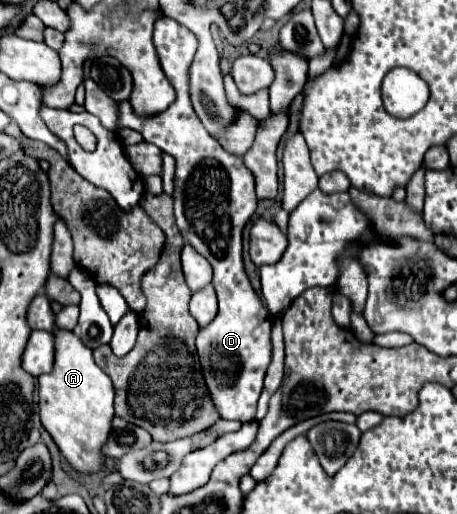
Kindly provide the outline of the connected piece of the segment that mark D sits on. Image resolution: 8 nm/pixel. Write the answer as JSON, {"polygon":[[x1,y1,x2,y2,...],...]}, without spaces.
{"polygon":[[159,17,153,31,153,45,161,69,173,85,177,99,165,113,153,119,135,117,129,101,121,103,121,127,139,131,149,143,157,145,177,161,175,173,175,219,183,239,195,247,213,267,213,287,219,299,217,317,197,335,197,351,203,365,207,387,217,403,221,419,237,419,241,423,253,421,257,413,257,399,263,389,263,377,271,361,271,315,253,291,241,257,241,233,245,223,257,211,255,181,241,157,227,153,201,125,189,97,189,69,199,47,193,35,181,23]]}

